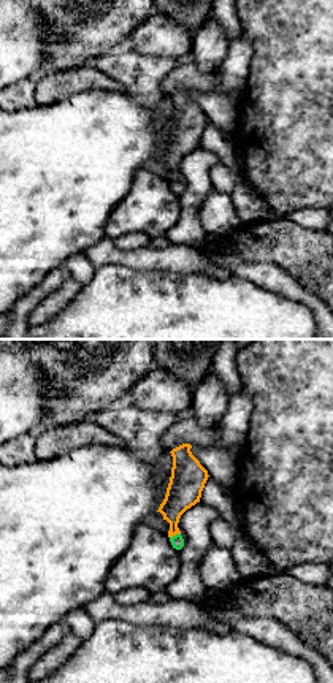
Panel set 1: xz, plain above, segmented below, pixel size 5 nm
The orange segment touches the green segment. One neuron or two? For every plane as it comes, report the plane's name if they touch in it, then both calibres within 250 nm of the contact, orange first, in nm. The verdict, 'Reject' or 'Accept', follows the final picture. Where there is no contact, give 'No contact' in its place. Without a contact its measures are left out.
Touches orange in xz. Thickness 180 nm (orange) against 70 nm

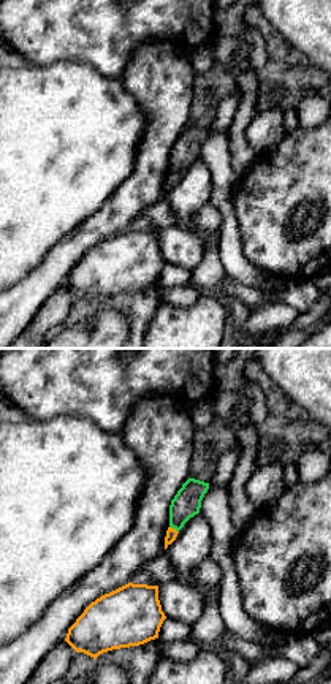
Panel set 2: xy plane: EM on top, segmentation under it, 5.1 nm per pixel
Touches orange in xy. Thickness 60 nm (orange) against 140 nm

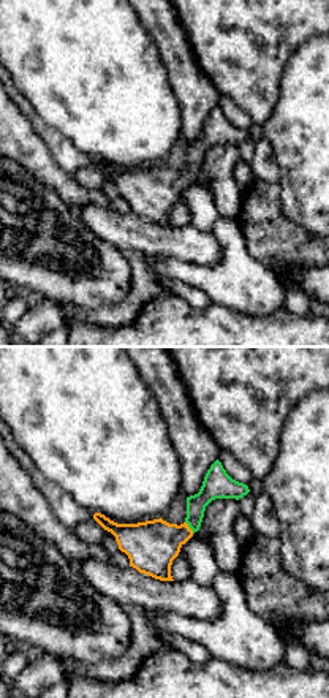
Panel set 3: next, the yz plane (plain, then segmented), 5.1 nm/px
Touches orange in yz. Thickness 260 nm (orange) against 130 nm

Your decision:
Accept

